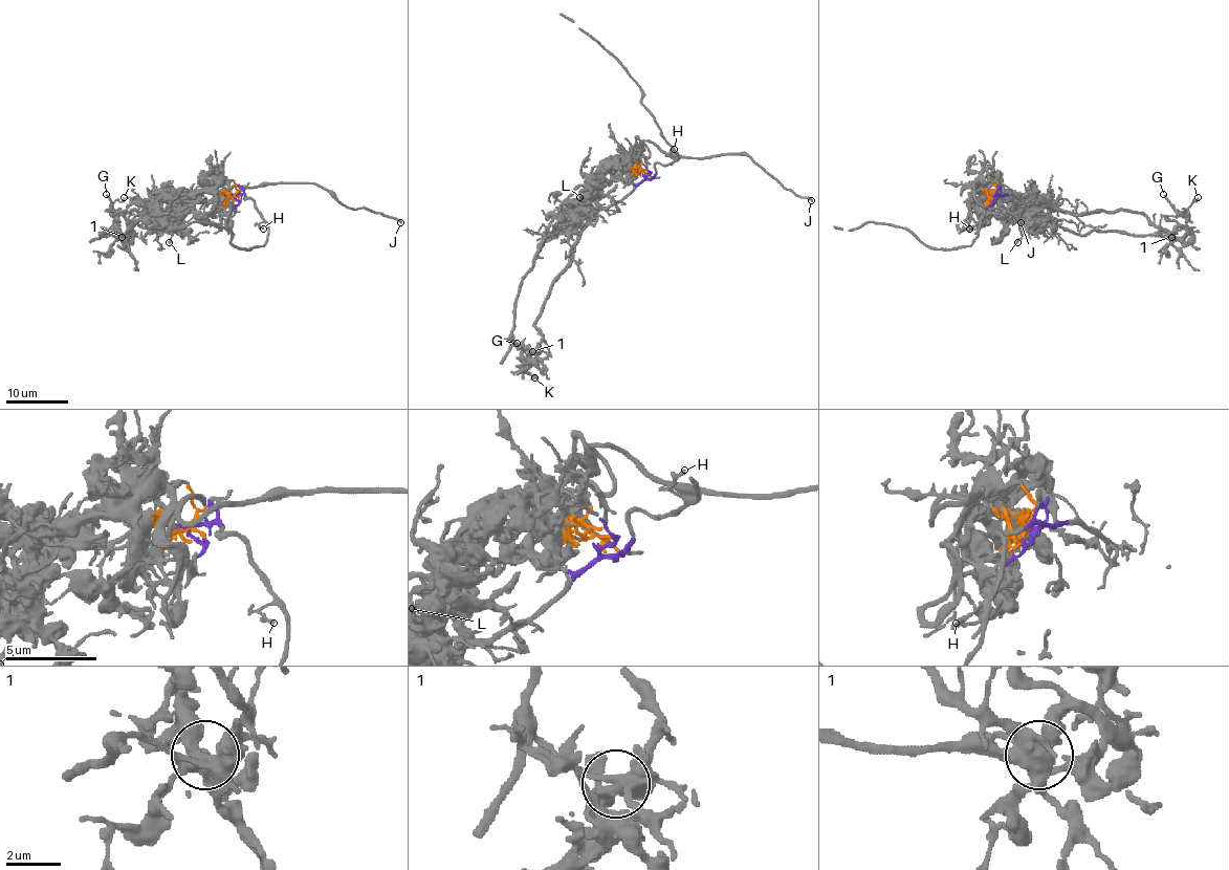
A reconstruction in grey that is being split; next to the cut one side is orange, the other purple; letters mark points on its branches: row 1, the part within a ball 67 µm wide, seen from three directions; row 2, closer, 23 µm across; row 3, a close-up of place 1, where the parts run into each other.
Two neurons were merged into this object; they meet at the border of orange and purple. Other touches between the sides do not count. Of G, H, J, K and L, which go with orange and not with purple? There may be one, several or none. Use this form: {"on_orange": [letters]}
{"on_orange": ["J"]}

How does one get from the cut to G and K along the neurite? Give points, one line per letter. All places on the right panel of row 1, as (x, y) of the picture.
G: (993, 199), (1012, 194), (1028, 202), (1047, 202), (1067, 213), (1139, 212), (1170, 237), (1186, 219), (1164, 194)
K: (993, 199), (1012, 194), (1067, 213), (1139, 212), (1171, 237), (1186, 224), (1187, 207), (1199, 197)

